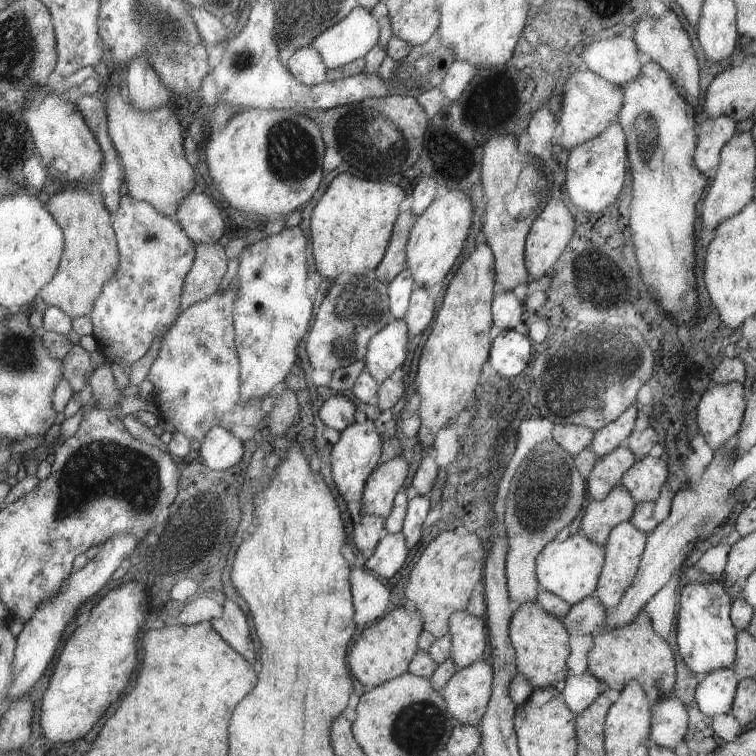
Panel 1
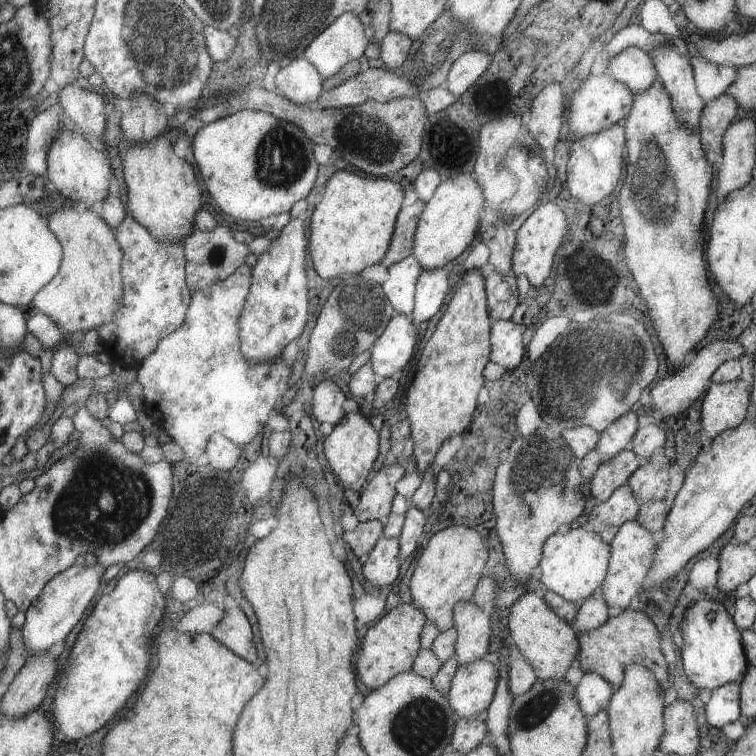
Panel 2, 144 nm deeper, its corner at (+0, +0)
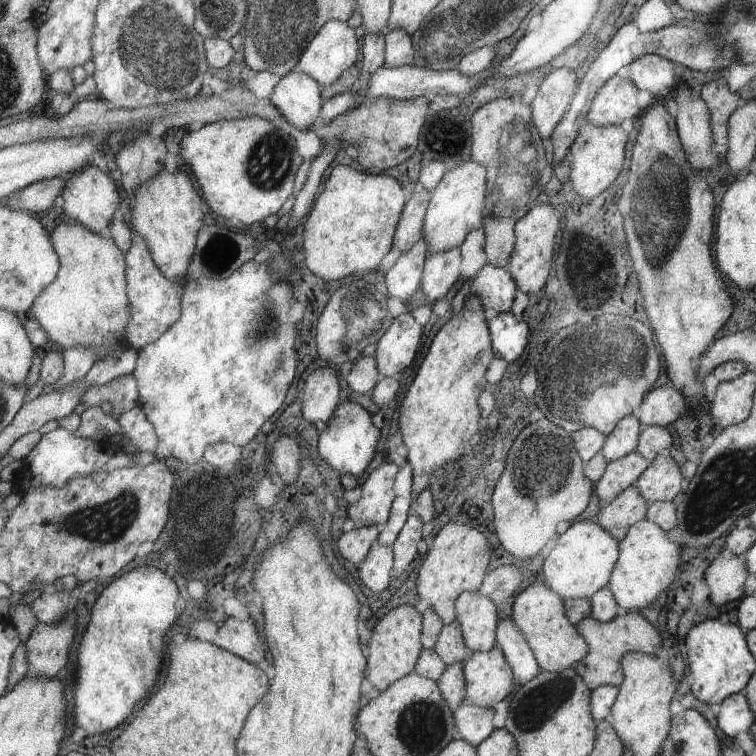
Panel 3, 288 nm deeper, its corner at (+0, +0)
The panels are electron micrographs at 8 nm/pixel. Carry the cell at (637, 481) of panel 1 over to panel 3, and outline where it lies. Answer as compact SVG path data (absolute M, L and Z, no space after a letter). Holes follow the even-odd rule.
M657 454L649 468L635 480L637 490L649 502L671 502L679 488L679 466L669 454Z

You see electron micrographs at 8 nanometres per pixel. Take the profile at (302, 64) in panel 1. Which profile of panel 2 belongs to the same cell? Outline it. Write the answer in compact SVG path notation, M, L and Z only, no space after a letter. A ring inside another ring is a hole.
M305 56L287 60L275 76L275 90L299 106L315 106L325 94L325 76Z

